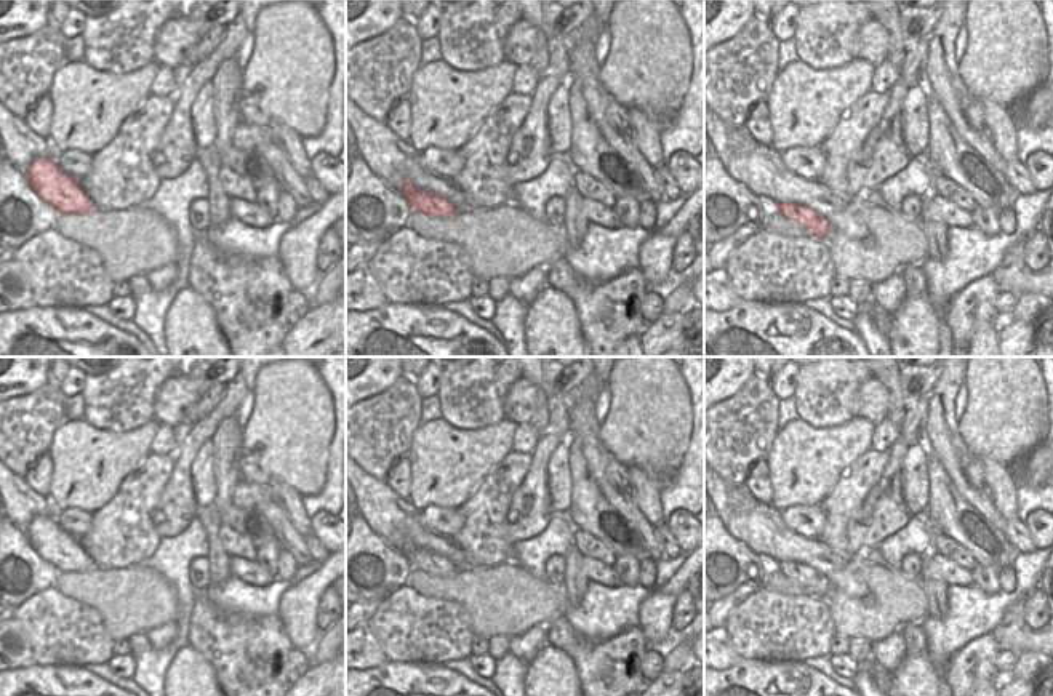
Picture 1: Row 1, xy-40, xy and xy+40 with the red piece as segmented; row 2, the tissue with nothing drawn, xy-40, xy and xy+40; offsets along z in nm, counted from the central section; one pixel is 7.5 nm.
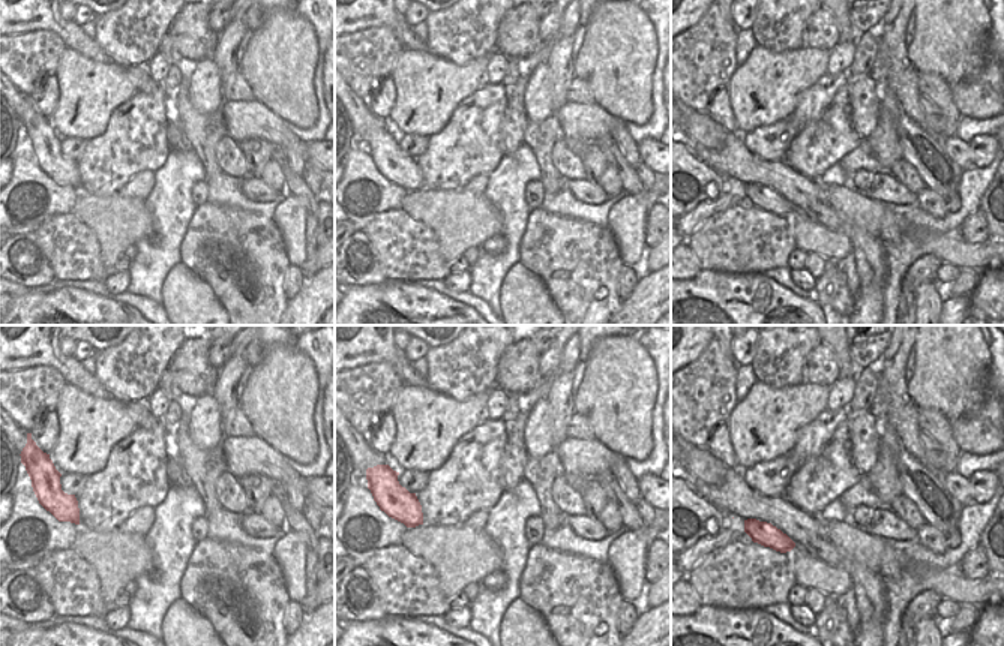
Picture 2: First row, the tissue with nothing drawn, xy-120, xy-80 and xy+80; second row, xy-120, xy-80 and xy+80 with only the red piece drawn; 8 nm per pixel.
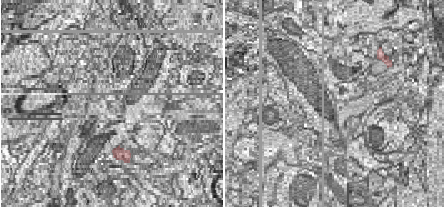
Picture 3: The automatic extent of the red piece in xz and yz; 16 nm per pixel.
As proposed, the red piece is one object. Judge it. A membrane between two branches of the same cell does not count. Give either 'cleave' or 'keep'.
keep

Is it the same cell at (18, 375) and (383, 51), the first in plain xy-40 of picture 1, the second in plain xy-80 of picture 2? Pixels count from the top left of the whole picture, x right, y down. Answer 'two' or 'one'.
two

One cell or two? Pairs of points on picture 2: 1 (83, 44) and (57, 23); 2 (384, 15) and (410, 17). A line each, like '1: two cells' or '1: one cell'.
1: one cell
2: two cells

